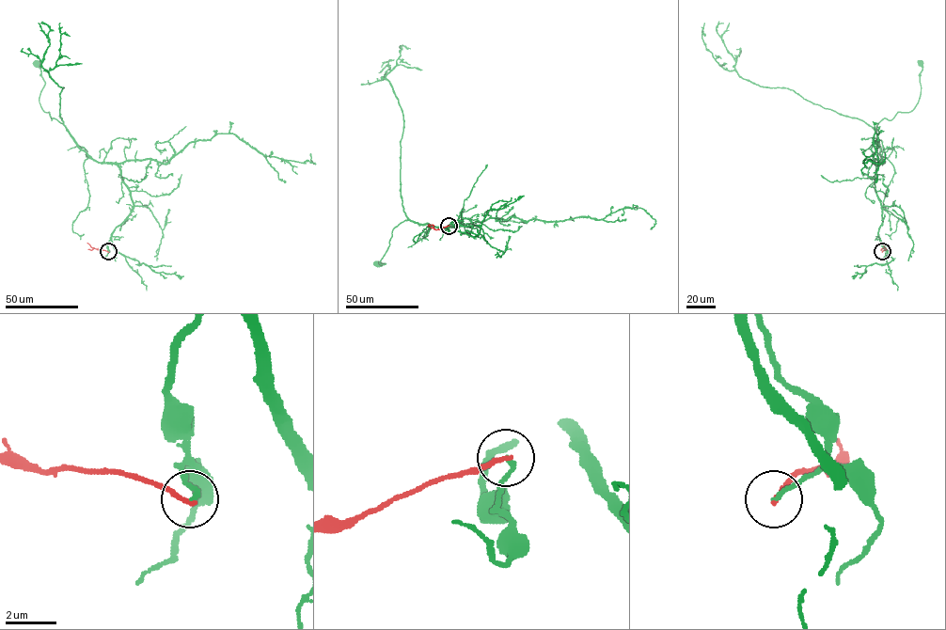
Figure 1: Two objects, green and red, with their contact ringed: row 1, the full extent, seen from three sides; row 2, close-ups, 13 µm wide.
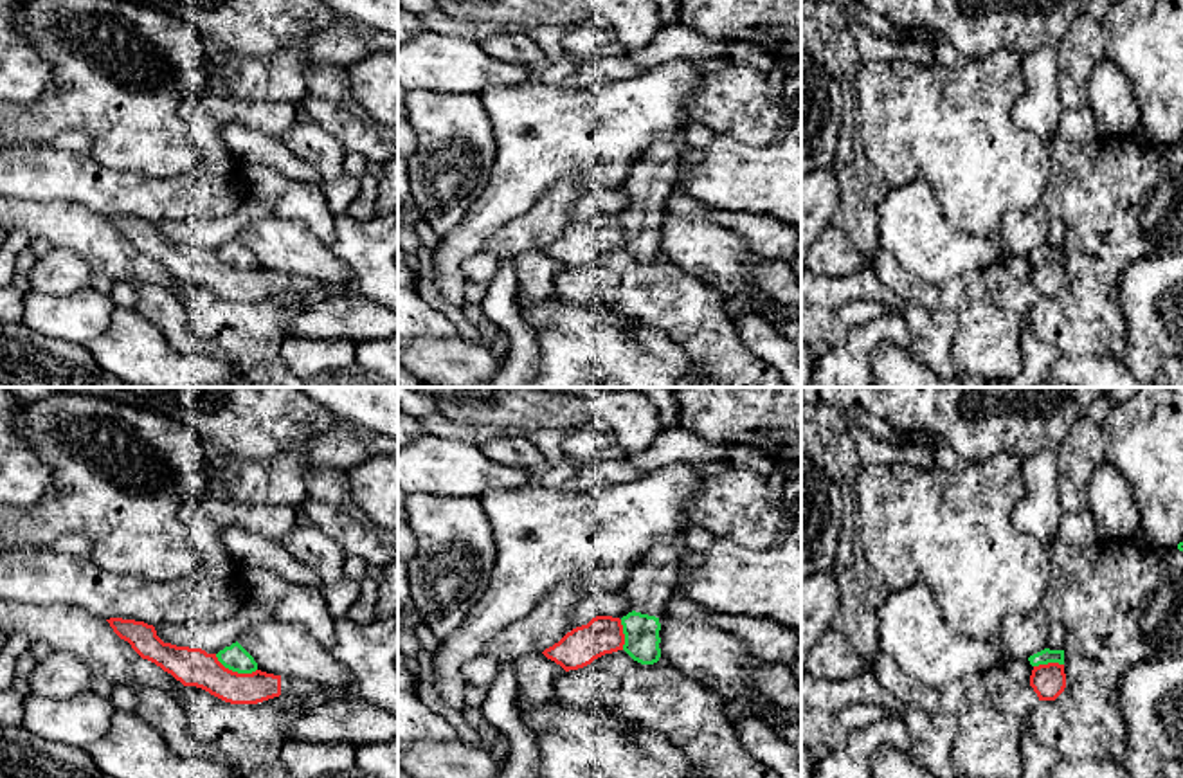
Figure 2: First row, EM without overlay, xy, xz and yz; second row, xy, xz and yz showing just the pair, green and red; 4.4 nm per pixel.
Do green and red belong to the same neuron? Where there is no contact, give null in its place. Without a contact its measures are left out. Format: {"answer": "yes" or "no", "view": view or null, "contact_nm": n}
{"answer": "no", "view": "xy", "contact_nm": 200}

